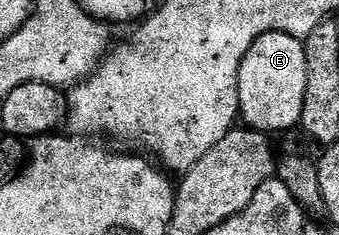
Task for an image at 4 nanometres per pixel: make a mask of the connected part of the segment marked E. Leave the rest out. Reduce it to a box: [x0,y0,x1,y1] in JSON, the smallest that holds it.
[239,32,309,132]

